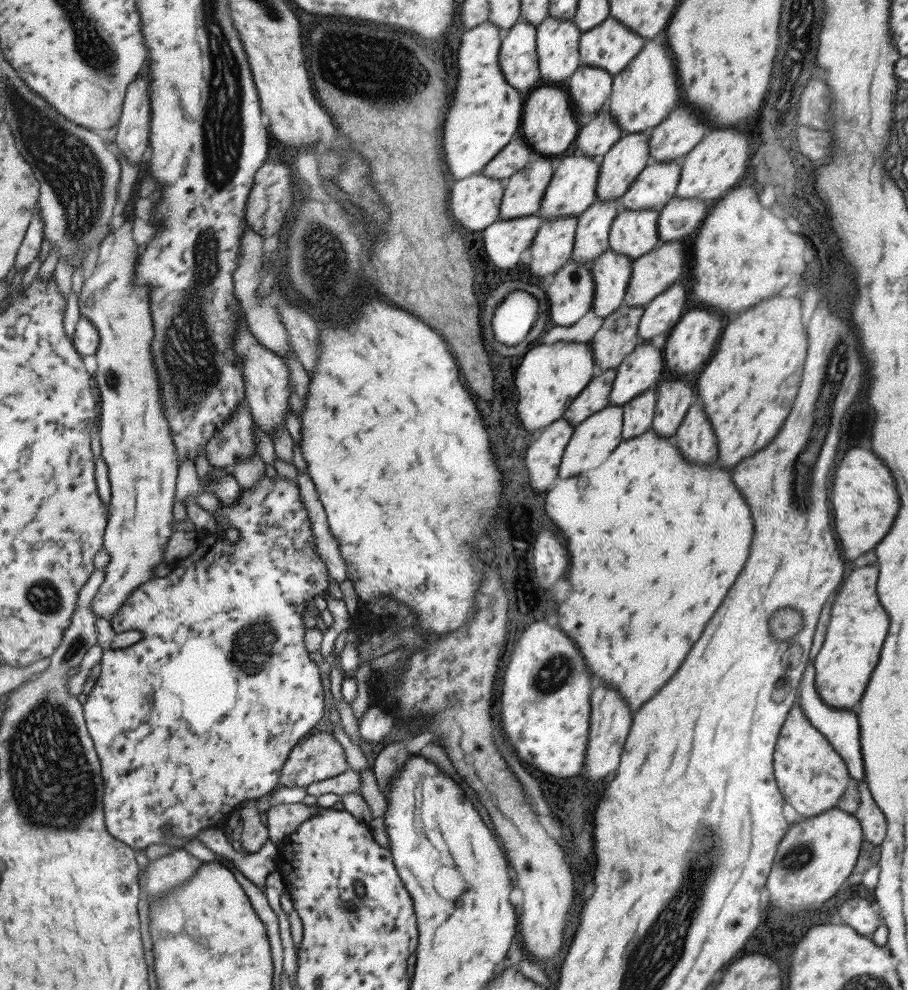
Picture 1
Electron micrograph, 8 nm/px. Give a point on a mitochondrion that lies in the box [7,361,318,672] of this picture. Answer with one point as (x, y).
(43, 596)

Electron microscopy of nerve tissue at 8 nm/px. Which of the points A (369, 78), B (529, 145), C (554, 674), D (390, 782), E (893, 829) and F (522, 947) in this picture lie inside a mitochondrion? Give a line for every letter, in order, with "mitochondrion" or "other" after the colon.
A: mitochondrion
B: other
C: mitochondrion
D: other
E: other
F: other

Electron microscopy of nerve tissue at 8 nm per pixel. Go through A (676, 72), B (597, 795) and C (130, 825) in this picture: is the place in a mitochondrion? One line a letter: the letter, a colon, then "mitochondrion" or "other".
A: other
B: other
C: other

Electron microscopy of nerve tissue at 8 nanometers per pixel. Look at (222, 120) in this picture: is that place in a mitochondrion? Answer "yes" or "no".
yes

